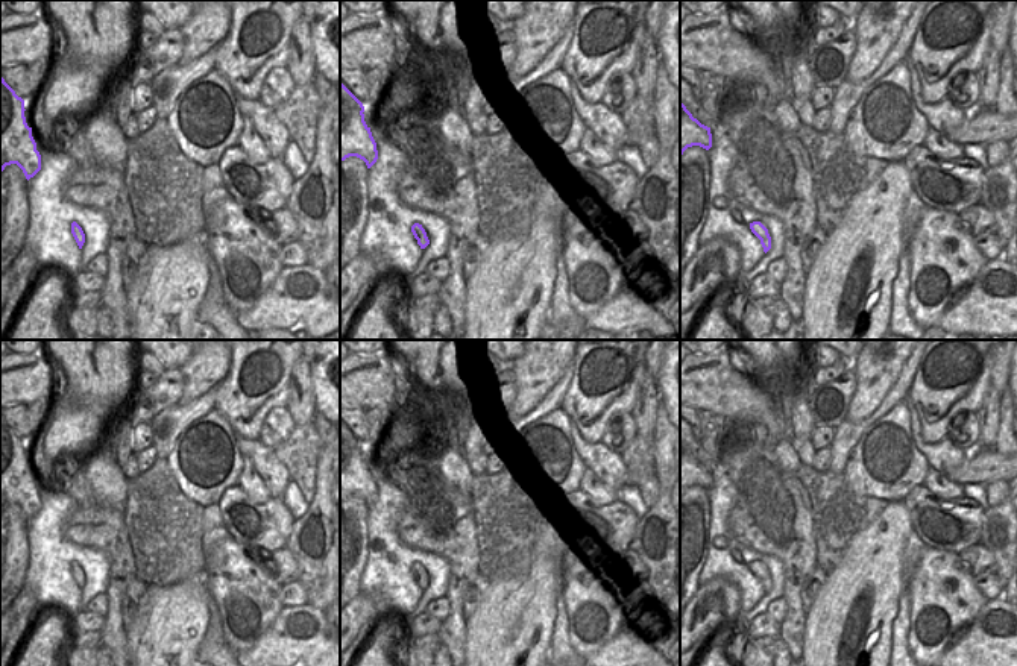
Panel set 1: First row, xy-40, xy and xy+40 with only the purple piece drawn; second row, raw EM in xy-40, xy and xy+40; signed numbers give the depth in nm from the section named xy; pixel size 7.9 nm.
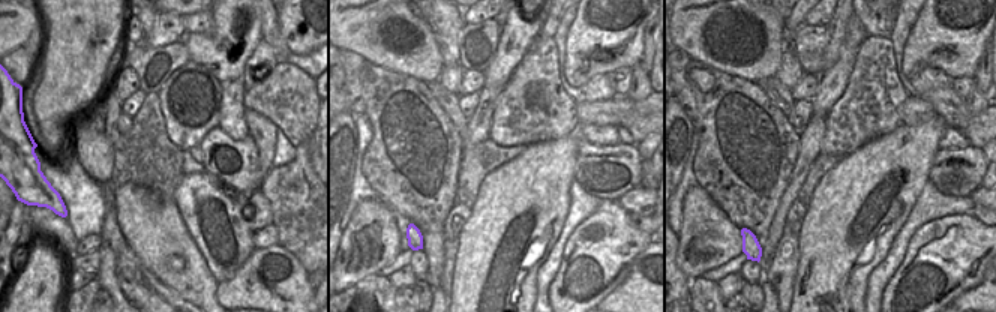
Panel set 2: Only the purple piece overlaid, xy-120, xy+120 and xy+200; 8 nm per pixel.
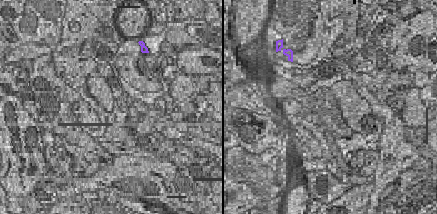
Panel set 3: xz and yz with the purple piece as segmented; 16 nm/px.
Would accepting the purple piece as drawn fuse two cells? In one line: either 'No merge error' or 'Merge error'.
No merge error

